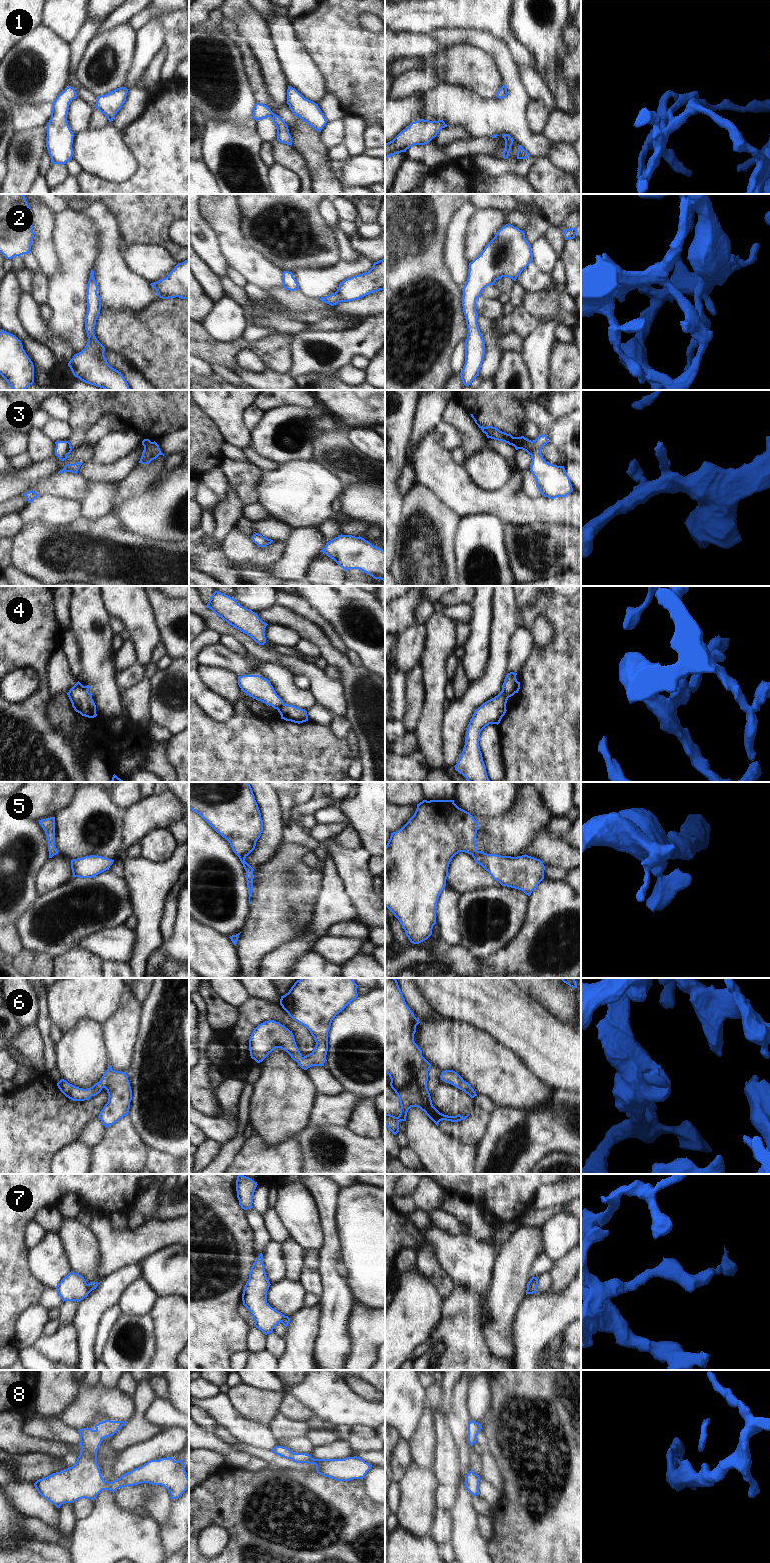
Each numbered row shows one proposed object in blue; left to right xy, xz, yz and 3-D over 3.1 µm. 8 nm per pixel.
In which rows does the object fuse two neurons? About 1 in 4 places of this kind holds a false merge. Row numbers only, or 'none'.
4, 7

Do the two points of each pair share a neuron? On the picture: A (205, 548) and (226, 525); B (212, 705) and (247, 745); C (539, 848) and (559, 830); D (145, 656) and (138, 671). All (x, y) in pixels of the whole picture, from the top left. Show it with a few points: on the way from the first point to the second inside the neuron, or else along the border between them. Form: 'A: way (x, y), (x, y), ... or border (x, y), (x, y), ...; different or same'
A: border (214, 514), (216, 520), (214, 537), (221, 545); different
B: border (233, 707), (222, 721), (203, 711); different
C: border (546, 830), (553, 836), (559, 837); different
D: border (137, 662), (143, 666); different

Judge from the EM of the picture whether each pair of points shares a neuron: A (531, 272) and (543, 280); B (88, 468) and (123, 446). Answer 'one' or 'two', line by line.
A: one
B: two

